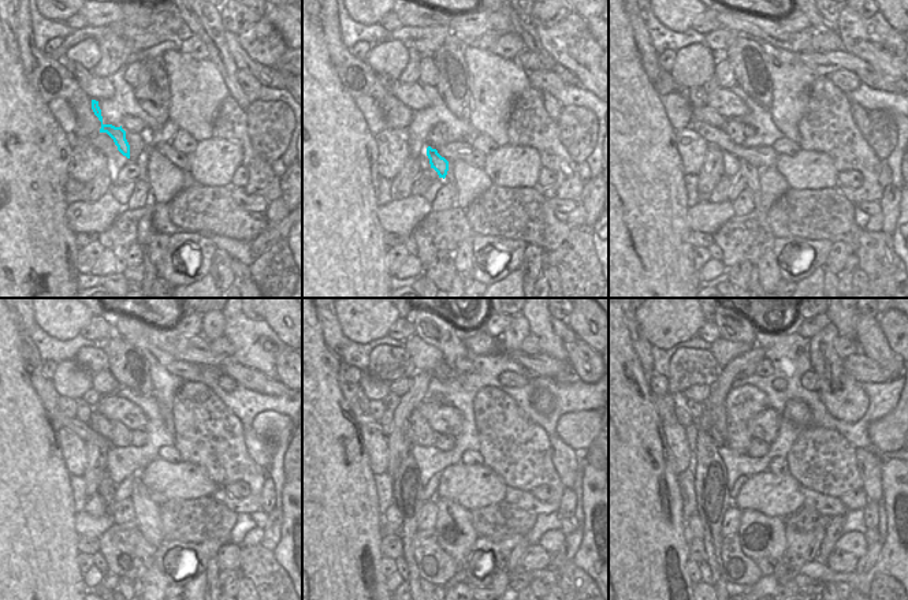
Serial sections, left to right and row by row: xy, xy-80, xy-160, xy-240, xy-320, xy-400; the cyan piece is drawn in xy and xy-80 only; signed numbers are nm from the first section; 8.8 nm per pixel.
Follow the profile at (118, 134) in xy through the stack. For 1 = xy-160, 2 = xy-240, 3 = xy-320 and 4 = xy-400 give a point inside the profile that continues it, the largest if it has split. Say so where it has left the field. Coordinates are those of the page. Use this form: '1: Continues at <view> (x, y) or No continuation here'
1: Continues at xy-160 (751, 174)
2: Continues at xy-240 (147, 511)
3: Continues at xy-320 (456, 533)
4: Continues at xy-400 (762, 537)

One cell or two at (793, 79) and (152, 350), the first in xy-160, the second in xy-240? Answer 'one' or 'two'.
one

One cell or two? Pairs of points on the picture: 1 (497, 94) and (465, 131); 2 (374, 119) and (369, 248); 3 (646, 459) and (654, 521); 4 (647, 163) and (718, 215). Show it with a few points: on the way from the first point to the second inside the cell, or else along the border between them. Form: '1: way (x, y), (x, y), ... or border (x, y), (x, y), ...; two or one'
1: border (466, 120), (476, 134); two
2: border (357, 107), (374, 135); two
3: way (646, 474), (646, 506); one
4: border (687, 208), (687, 220), (692, 231); two

